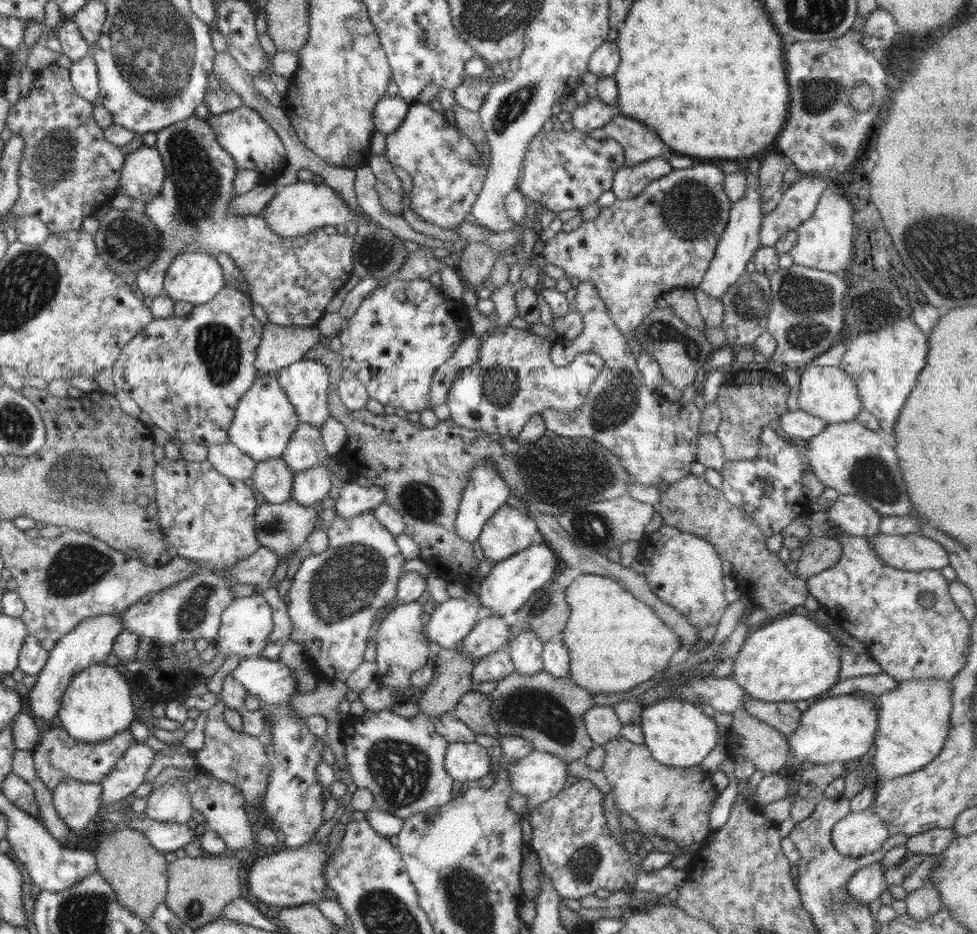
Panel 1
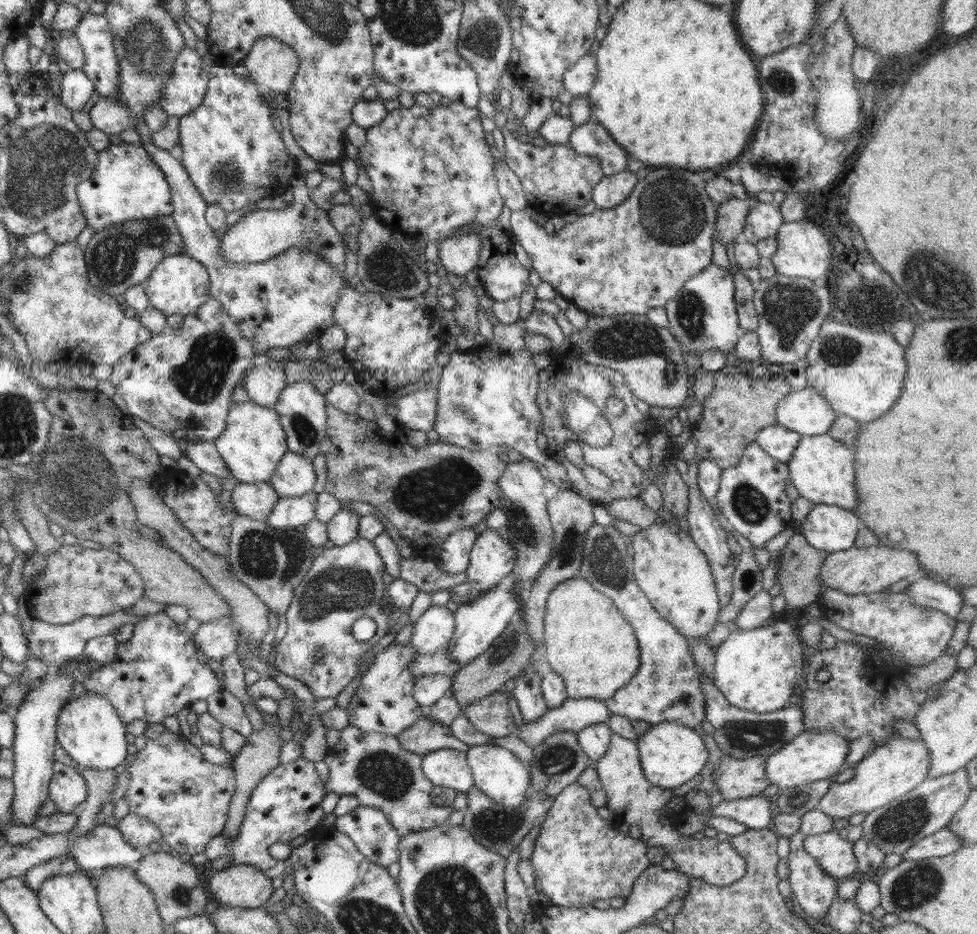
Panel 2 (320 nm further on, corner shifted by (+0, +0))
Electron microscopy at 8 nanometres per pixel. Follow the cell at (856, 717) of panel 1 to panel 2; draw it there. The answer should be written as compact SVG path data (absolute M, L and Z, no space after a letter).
M803 731L782 750L775 752L766 759L765 771L769 784L776 784L779 790L792 788L800 783L816 782L829 779L846 767L846 755L850 740L833 732Z

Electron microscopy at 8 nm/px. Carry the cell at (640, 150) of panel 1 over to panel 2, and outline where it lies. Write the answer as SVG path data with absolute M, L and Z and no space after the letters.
M596 119L576 125L567 144L578 154L593 156L600 161L604 177L625 170L629 154L610 136Z

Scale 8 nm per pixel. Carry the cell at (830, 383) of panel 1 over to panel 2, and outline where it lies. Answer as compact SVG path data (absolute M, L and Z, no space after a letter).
M812 386L791 391L777 404L776 424L802 435L826 434L837 418L828 401Z

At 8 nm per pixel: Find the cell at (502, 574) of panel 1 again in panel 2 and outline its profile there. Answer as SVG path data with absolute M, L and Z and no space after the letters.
M494 586L488 591L476 593L475 597L459 606L454 613L455 634L446 646L449 656L458 660L462 666L469 664L473 658L486 652L494 640L502 636L503 630L513 623L521 610L520 595L513 590L502 591Z

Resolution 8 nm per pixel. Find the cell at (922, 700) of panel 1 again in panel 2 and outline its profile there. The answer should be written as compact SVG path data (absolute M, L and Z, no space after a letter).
M896 734L890 737L886 744L872 747L854 767L854 776L848 782L831 783L828 792L816 806L834 821L842 817L849 818L859 812L872 812L914 790L928 777L930 751L922 738L913 741Z

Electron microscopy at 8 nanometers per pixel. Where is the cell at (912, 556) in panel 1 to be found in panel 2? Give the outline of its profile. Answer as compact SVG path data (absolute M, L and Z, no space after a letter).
M852 545L848 550L828 553L819 578L827 588L835 588L844 594L866 594L884 591L904 578L912 582L925 576L923 568L918 566L918 558L912 552L884 546L858 548Z

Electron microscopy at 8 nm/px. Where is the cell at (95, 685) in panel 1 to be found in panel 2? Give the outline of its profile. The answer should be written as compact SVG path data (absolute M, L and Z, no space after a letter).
M87 694L66 703L57 720L57 743L67 752L71 760L87 768L116 768L128 753L126 727L118 718L110 701L97 694Z

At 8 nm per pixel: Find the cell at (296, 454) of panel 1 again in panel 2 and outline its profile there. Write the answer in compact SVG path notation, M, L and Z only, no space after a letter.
M290 451L284 454L274 476L269 480L282 498L302 496L312 491L315 482L313 462Z

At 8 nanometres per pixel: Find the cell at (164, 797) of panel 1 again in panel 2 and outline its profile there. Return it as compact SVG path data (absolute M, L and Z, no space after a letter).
M137 814L126 815L115 827L128 844L137 846L141 850L146 850L151 842L162 842L163 840L158 828L147 818Z

